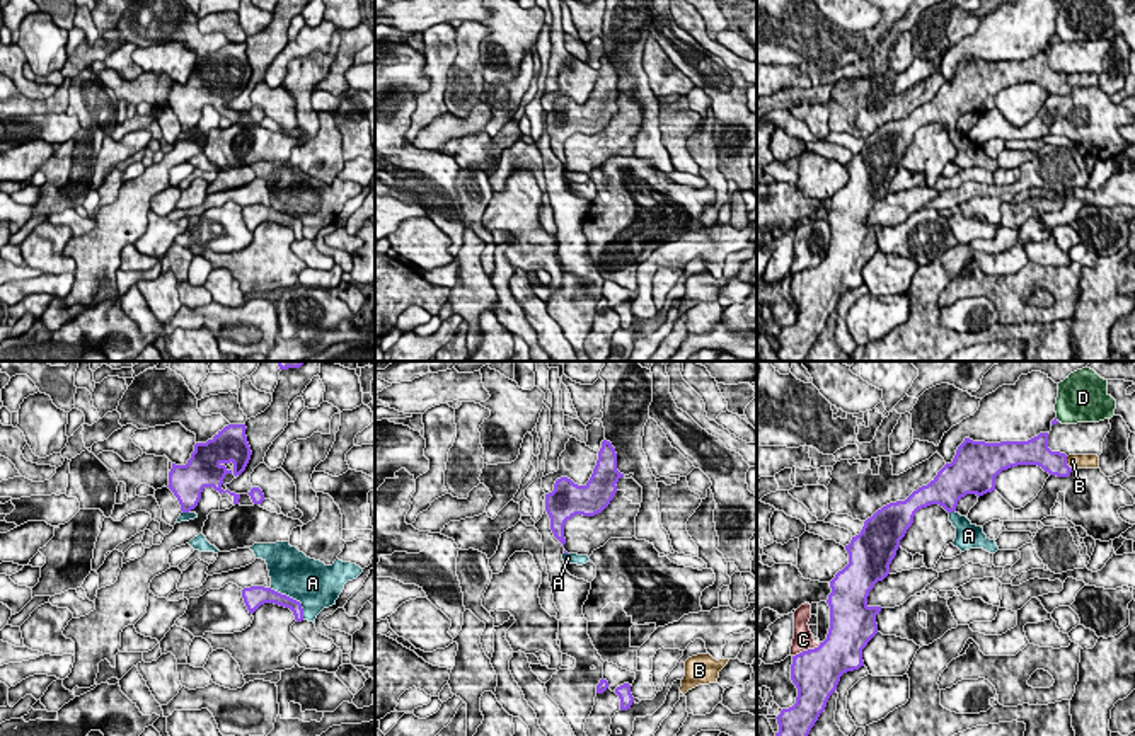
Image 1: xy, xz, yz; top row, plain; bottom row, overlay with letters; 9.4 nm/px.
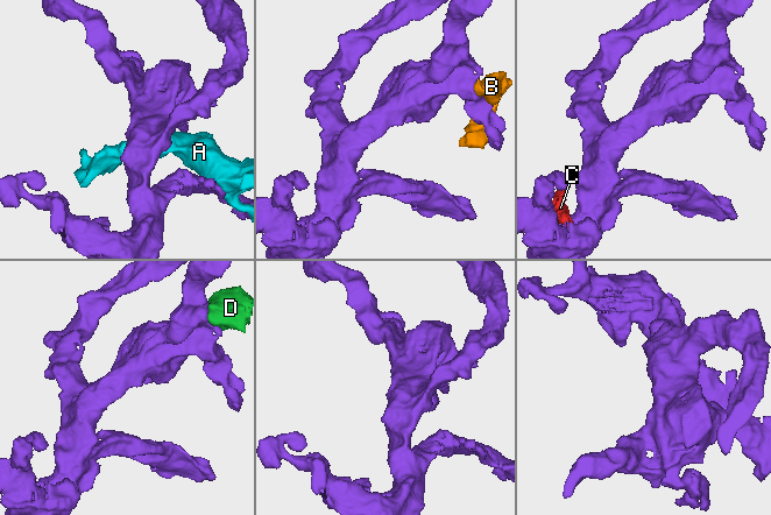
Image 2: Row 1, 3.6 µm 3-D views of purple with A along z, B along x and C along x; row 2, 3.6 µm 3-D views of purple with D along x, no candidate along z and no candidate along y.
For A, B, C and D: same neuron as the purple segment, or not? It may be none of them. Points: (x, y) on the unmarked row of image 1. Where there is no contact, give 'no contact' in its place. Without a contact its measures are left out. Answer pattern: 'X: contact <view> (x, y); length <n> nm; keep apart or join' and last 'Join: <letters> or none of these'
A: contact xy (292, 217); length 440 nm; keep apart
B: contact yz (1065, 82); length 140 nm; keep apart
C: contact yz (808, 268); length 300 nm; keep apart
D: contact yz (1055, 38); length 60 nm; keep apart
Join: none of these

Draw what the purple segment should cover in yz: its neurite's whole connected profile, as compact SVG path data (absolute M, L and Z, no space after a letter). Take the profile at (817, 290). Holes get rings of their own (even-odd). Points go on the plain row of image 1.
M1048 51L1028 60L985 61L965 56L951 82L913 109L905 119L878 128L864 140L859 153L845 164L849 182L830 199L830 247L818 266L792 274L791 298L798 307L796 322L775 336L779 361L803 361L840 295L864 285L862 267L878 252L876 233L881 225L869 225L867 215L878 199L890 193L900 158L919 128L930 123L956 129L966 112L978 116L995 109L995 95L1011 85L1038 83L1050 94L1069 95L1067 73L1048 66Z

